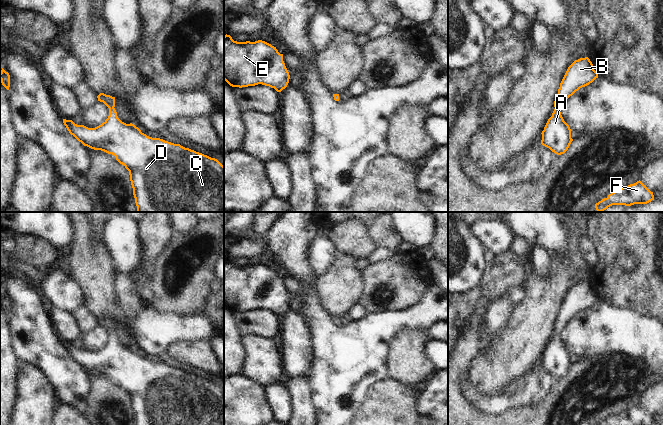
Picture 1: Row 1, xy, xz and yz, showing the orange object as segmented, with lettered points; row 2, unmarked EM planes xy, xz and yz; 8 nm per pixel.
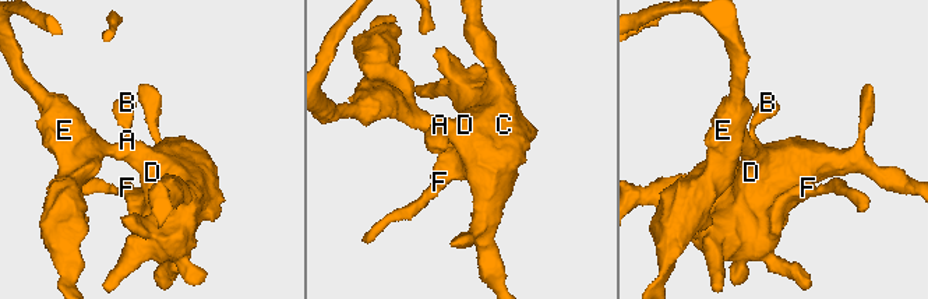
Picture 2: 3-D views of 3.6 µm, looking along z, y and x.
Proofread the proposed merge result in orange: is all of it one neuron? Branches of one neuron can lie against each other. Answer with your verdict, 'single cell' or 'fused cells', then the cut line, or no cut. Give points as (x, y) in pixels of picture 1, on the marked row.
single cell | no cut

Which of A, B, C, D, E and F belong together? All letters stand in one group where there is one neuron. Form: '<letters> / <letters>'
A B C D E F

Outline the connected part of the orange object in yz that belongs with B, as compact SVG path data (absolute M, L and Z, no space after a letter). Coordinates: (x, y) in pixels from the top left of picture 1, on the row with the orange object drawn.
M588 57L575 60L567 69L554 101L554 111L542 131L541 144L557 155L564 154L573 139L571 129L564 121L560 109L566 100L580 88L598 78L598 72Z

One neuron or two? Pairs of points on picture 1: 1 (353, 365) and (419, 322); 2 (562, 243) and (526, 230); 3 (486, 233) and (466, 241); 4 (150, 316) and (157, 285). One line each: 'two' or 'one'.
1: one
2: one
3: two
4: two

